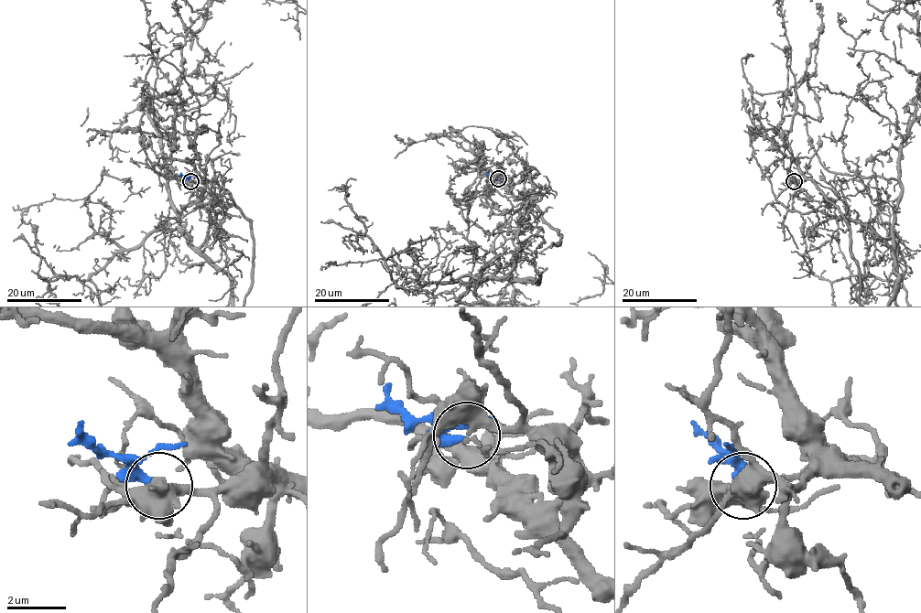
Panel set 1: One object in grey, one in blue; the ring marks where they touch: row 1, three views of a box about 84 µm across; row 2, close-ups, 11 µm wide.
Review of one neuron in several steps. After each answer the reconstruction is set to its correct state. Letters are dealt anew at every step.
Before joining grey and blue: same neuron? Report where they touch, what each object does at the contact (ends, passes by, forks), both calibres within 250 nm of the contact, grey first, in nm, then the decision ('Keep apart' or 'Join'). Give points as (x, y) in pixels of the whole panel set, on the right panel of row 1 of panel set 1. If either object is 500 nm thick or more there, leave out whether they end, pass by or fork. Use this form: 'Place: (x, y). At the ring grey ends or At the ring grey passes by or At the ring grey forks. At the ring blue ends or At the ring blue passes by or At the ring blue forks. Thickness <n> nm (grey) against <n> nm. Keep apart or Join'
Place: (794, 181). At the ring grey passes by. At the ring blue ends. Thickness 360 nm (grey) against 260 nm. Keep apart

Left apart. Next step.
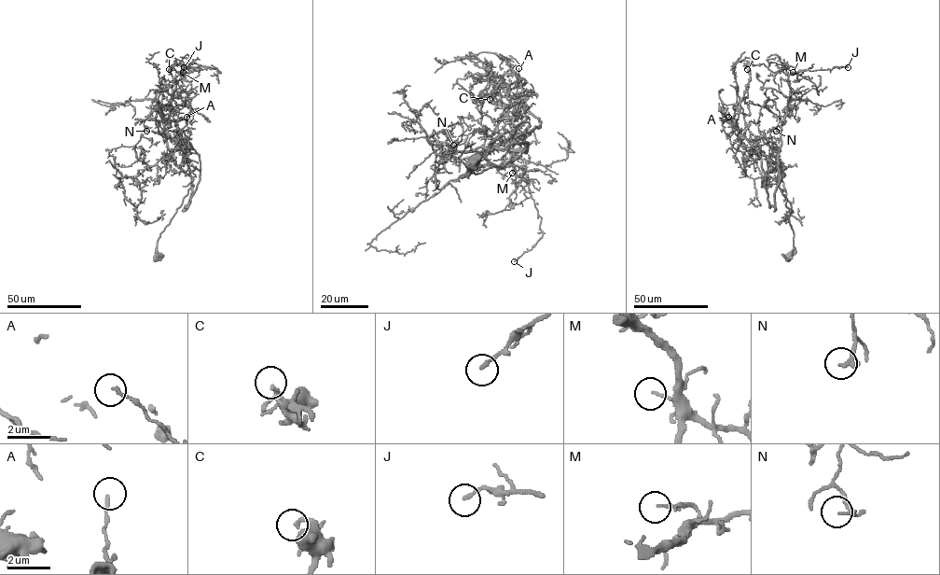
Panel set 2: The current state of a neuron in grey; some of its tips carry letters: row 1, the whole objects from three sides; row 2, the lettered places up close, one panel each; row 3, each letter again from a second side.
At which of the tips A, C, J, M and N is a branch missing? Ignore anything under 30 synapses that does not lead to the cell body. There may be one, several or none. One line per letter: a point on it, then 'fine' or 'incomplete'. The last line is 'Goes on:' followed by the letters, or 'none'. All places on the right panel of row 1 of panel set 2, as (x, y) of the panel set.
A: place (728, 117); fine
C: place (747, 69); fine
J: place (848, 67); fine
M: place (793, 72); fine
N: place (776, 131); fine
Goes on: none

